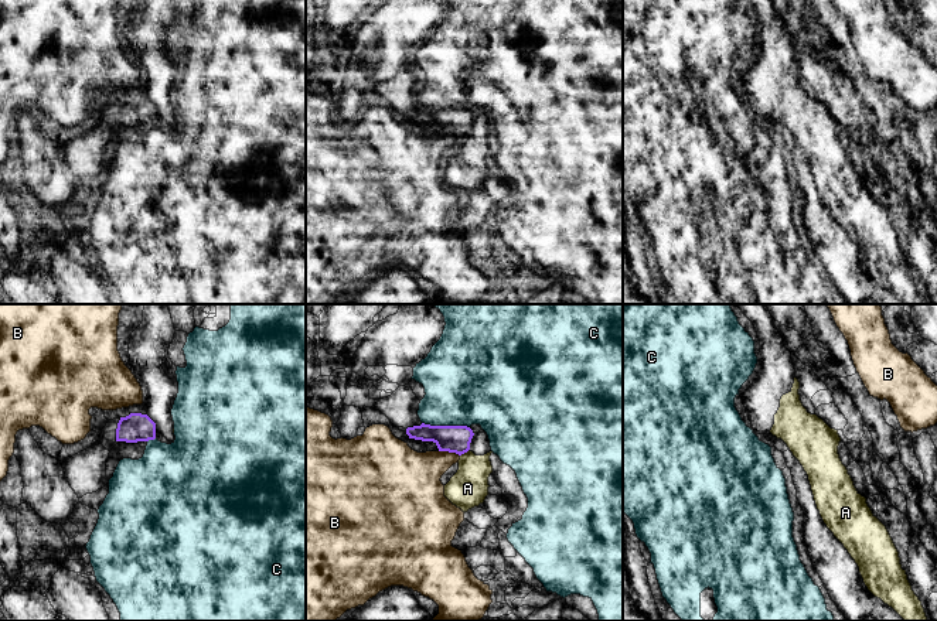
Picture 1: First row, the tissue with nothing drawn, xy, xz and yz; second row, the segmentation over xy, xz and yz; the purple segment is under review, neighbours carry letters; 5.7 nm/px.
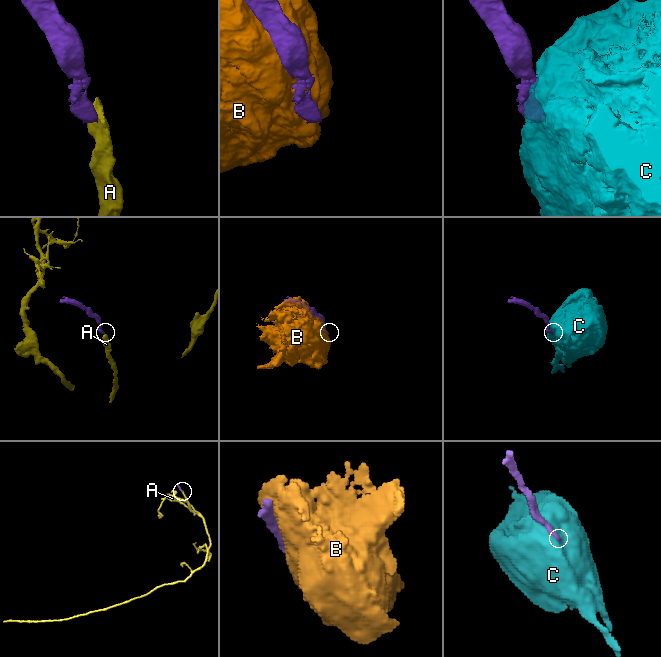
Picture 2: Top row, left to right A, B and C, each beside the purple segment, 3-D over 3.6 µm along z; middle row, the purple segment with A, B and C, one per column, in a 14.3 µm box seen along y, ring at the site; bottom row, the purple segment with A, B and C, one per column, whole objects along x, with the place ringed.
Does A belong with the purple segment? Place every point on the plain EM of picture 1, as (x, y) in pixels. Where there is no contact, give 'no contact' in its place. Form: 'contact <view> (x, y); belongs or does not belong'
contact xz (464, 135); does not belong

